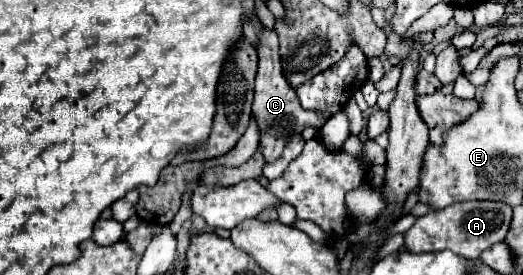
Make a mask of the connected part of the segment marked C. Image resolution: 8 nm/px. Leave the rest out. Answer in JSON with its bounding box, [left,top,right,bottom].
[253,27,325,161]

